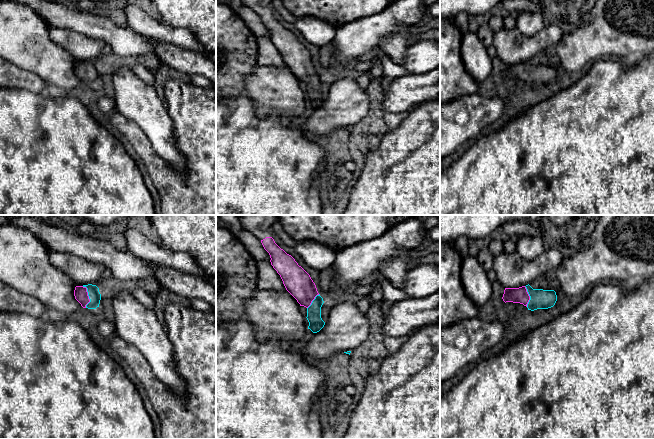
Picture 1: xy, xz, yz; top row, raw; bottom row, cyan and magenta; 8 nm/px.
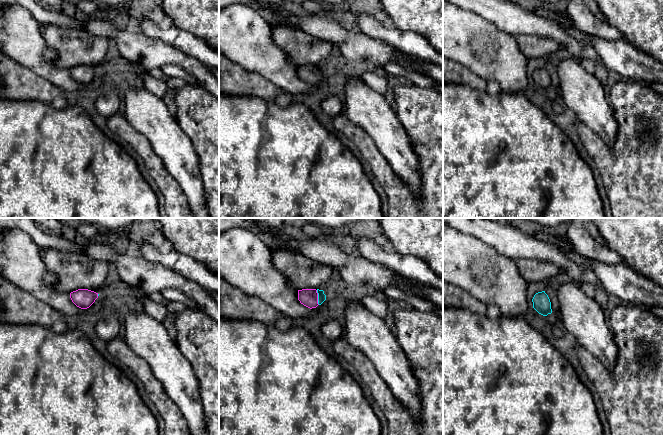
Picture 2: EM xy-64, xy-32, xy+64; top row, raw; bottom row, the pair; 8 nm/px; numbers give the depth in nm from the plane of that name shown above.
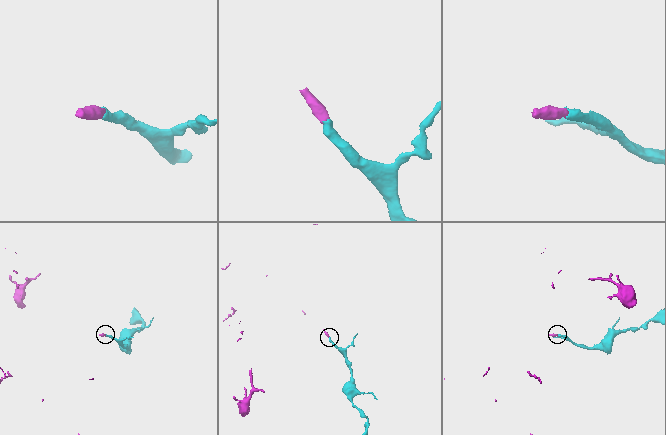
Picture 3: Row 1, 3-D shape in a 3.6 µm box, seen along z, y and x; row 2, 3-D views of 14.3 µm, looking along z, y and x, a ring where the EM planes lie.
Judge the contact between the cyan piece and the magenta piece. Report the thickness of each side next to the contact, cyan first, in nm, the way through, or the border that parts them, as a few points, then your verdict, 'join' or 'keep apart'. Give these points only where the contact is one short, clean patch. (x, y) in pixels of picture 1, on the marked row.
100/110 nm | across xy (94, 295), (88, 295), (81, 295) | join

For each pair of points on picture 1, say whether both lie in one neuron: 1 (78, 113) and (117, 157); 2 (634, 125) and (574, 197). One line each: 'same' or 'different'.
1: same
2: same

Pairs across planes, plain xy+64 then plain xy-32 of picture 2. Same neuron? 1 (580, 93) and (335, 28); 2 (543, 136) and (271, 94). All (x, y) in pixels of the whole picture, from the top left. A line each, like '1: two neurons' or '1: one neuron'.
1: two neurons
2: two neurons

